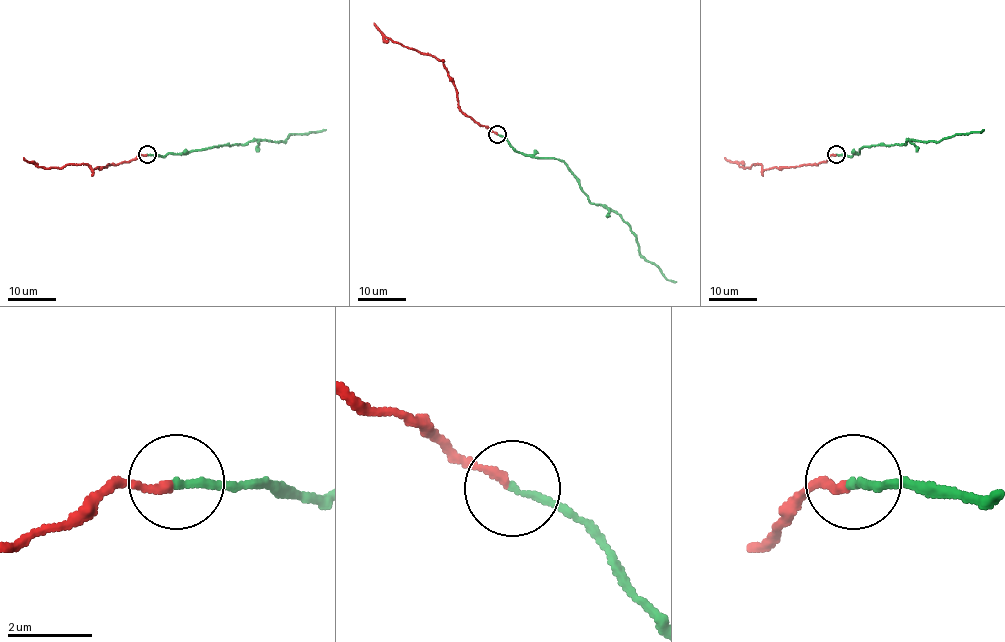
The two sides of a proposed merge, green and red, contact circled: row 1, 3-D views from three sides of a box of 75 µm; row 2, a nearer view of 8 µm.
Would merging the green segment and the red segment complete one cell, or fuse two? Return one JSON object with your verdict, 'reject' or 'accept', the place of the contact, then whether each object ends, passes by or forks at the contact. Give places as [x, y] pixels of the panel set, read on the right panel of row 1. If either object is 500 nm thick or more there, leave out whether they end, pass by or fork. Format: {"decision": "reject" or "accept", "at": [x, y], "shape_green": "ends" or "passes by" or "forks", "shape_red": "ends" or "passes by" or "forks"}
{"decision": "reject", "at": [836, 154], "shape_green": "ends", "shape_red": "ends"}

